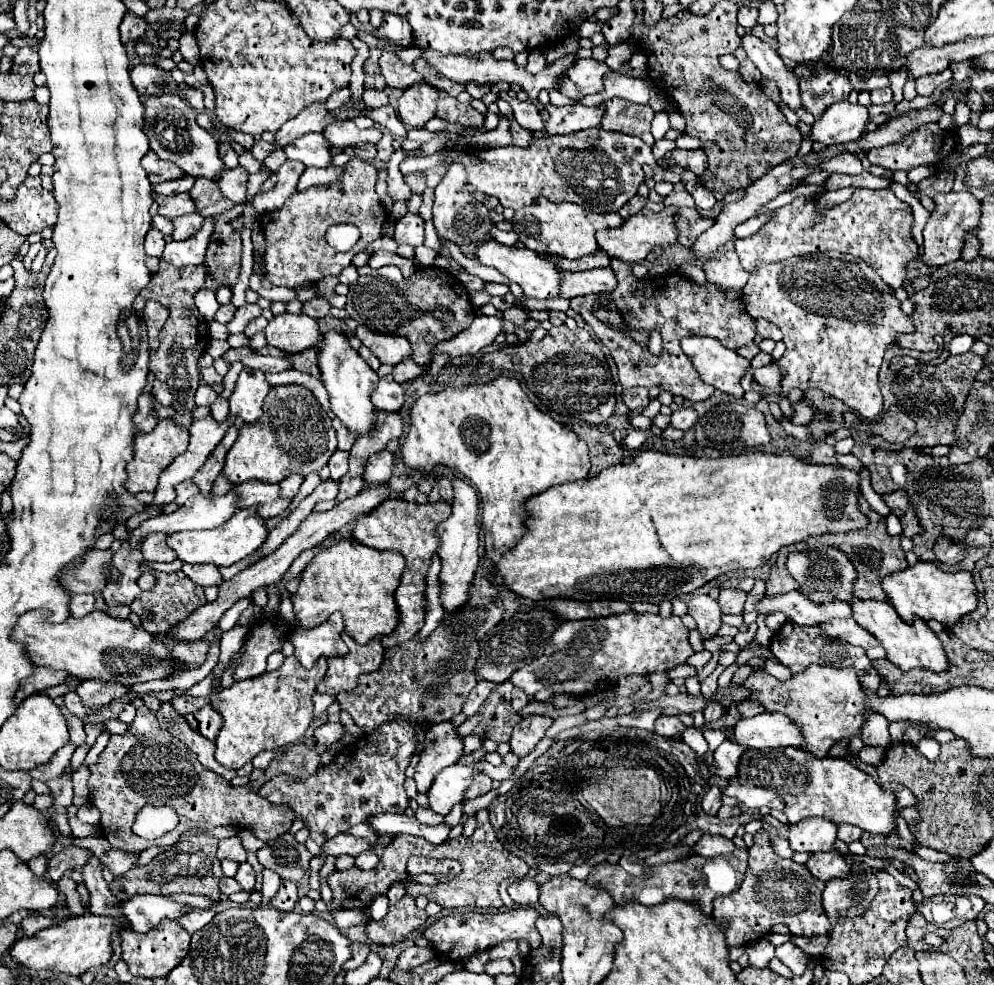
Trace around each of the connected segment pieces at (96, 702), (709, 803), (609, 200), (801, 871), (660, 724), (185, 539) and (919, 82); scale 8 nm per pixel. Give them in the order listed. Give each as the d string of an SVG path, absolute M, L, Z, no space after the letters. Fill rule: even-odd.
M83 681L75 687L75 693L83 699L87 707L97 707L101 709L103 705L111 703L113 699L119 699L127 693L129 689L123 687L121 683L103 683L103 681Z
M711 787L703 797L703 811L707 815L717 815L719 807L721 807L721 789L719 787Z
M593 127L593 129L583 129L583 131L575 131L569 135L557 135L557 137L541 137L537 139L531 147L497 147L497 149L477 149L471 147L467 151L463 151L461 155L453 155L449 153L449 157L445 157L435 169L427 169L425 173L425 185L435 189L439 185L439 181L443 179L445 171L449 169L449 165L459 163L465 167L467 171L467 185L479 193L485 195L493 195L501 201L503 207L511 207L513 211L533 205L539 197L545 197L553 203L577 203L587 211L593 213L609 213L609 211L619 211L633 195L637 195L637 189L641 183L645 183L645 173L641 169L643 163L655 163L655 157L651 153L651 147L645 145L639 137L629 137L629 135L621 135L617 131L605 131L603 127ZM605 181L611 181L615 187L615 191L619 195L603 195L605 191Z
M761 829L753 835L745 881L737 891L713 901L713 915L719 923L727 923L725 937L729 947L741 947L761 939L777 923L785 923L793 935L827 935L831 923L821 907L821 891L823 881L815 879L805 865L777 857L773 853L769 833Z
M661 715L655 721L655 733L663 735L663 737L671 737L671 735L679 735L683 733L687 727L679 721L679 717L671 717L671 715Z
M247 507L247 509L239 509L221 527L207 529L207 531L171 533L167 537L167 545L177 553L177 559L181 559L183 563L213 563L217 567L223 567L223 565L229 567L229 565L241 561L243 557L247 557L249 553L257 551L261 547L261 543L265 541L265 537L267 537L265 519L259 519L255 507Z
M945 69L939 75L925 75L923 79L915 79L917 95L931 95L941 83L945 83L949 79L951 79L951 69Z

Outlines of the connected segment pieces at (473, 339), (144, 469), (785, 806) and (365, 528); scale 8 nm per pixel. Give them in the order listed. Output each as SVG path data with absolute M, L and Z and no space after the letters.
M499 311L493 317L475 317L469 331L463 331L463 335L457 335L455 339L449 339L447 343L439 343L435 349L437 353L449 353L449 357L459 357L459 355L475 355L483 347L491 345L493 339L503 333L503 313Z
M161 419L151 433L139 433L133 441L133 459L127 465L125 489L133 495L139 491L155 491L159 473L187 449L187 443L189 443L189 431L177 427L175 423L171 423L171 419Z
M795 747L779 751L745 751L737 779L731 779L723 793L735 797L745 807L779 809L787 815L789 825L805 817L823 817L835 825L847 823L861 827L867 833L893 835L897 831L897 799L891 789L881 789L867 773L845 759L817 759L809 751Z
M387 499L383 501L375 511L363 515L353 529L353 537L375 549L395 549L407 559L405 573L401 577L401 583L395 593L395 603L399 603L399 625L389 637L383 637L381 643L383 647L393 647L413 639L423 623L425 623L425 609L427 609L427 597L425 597L425 577L431 565L433 555L439 549L439 535L437 535L437 525L443 523L451 515L451 505L447 503L427 503L427 505L417 505L417 503L407 503L401 499Z

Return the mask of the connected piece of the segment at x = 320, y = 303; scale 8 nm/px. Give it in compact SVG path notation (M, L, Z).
M315 297L315 299L307 301L307 303L303 303L303 313L307 313L313 319L327 317L329 315L329 309L331 309L331 305L325 299L321 299L321 297Z

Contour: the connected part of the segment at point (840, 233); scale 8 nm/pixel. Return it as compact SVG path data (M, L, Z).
M861 189L861 197L849 199L831 211L825 217L815 213L815 199L799 197L793 203L777 209L773 219L759 229L749 239L735 239L735 251L741 257L745 271L755 271L757 263L779 263L791 257L819 253L819 251L841 251L861 257L869 267L873 267L879 277L891 287L903 287L907 279L909 263L917 257L917 245L911 237L913 213L911 207L897 199L891 189Z

